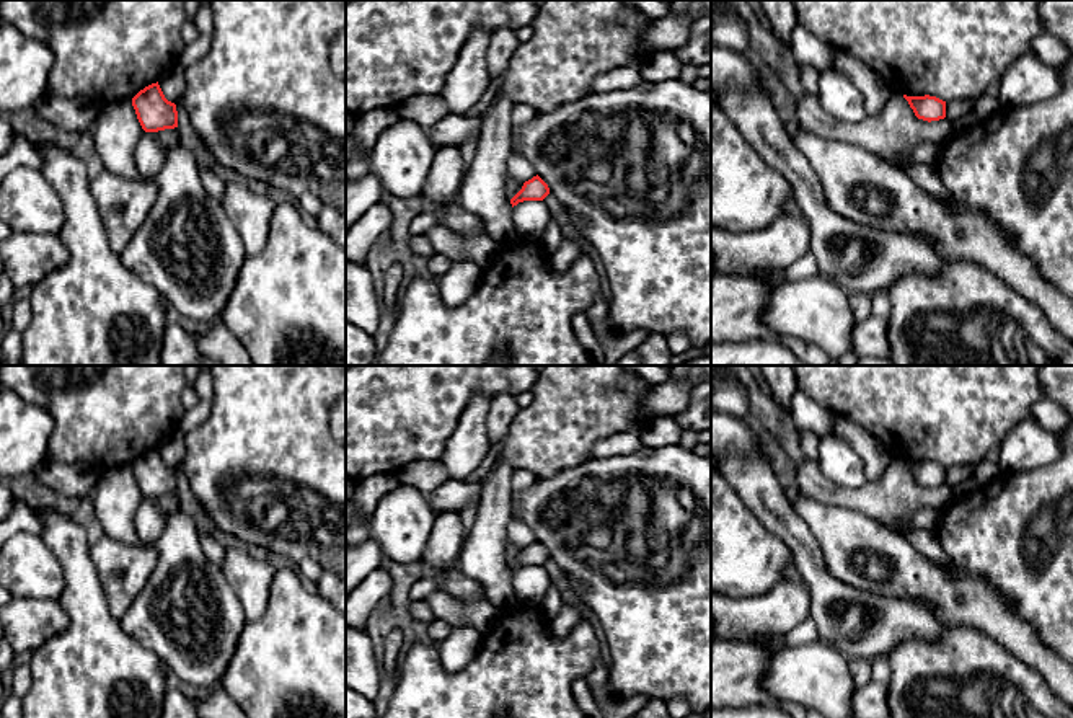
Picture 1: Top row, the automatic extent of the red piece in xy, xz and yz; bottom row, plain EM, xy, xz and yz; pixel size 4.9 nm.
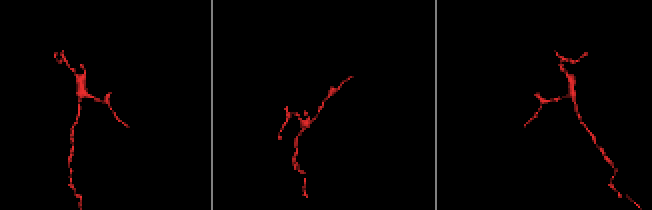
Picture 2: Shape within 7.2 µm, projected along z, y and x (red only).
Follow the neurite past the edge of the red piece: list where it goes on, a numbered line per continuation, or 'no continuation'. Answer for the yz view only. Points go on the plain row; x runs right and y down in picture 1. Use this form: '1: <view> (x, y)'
no continuation

